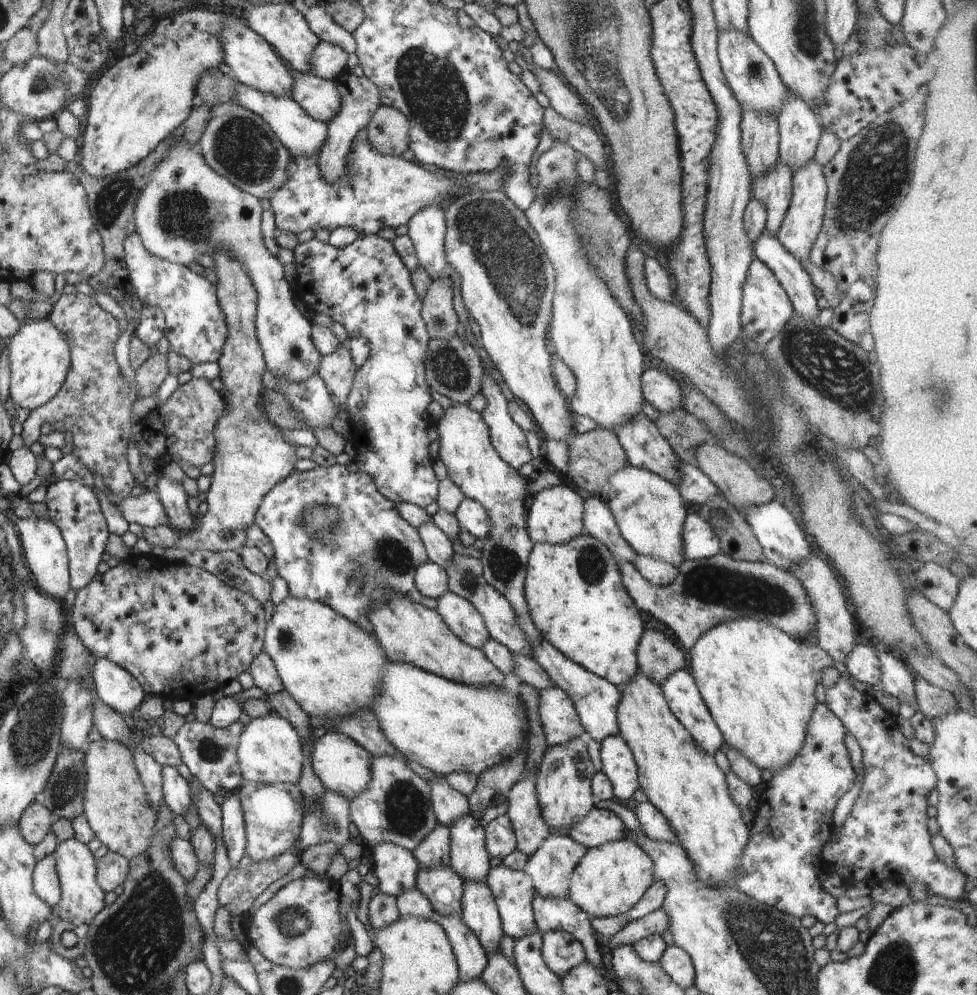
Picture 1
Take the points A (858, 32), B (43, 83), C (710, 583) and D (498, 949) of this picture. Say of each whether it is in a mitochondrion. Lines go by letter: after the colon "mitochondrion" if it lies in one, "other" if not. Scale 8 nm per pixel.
A: other
B: mitochondrion
C: mitochondrion
D: other

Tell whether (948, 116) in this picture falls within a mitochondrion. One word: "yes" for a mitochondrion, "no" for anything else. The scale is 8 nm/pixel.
no

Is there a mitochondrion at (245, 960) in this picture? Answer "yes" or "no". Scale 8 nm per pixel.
no

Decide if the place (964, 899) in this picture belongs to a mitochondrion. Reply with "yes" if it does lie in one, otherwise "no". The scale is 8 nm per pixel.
no

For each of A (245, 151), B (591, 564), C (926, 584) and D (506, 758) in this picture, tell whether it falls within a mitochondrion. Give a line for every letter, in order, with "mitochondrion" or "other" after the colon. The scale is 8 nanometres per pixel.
A: mitochondrion
B: mitochondrion
C: other
D: other

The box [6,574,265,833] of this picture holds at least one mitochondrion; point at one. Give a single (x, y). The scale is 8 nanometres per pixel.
(33, 730)

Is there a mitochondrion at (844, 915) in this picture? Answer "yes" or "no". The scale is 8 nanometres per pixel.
no

